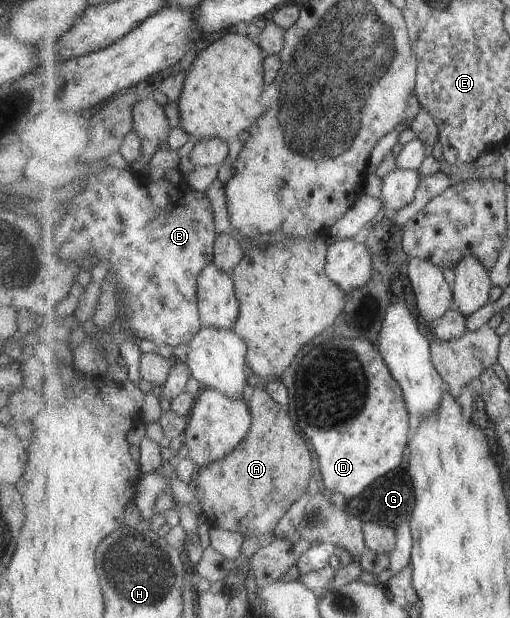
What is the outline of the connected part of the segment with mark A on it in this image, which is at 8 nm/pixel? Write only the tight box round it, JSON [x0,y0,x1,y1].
[193,386,313,561]

